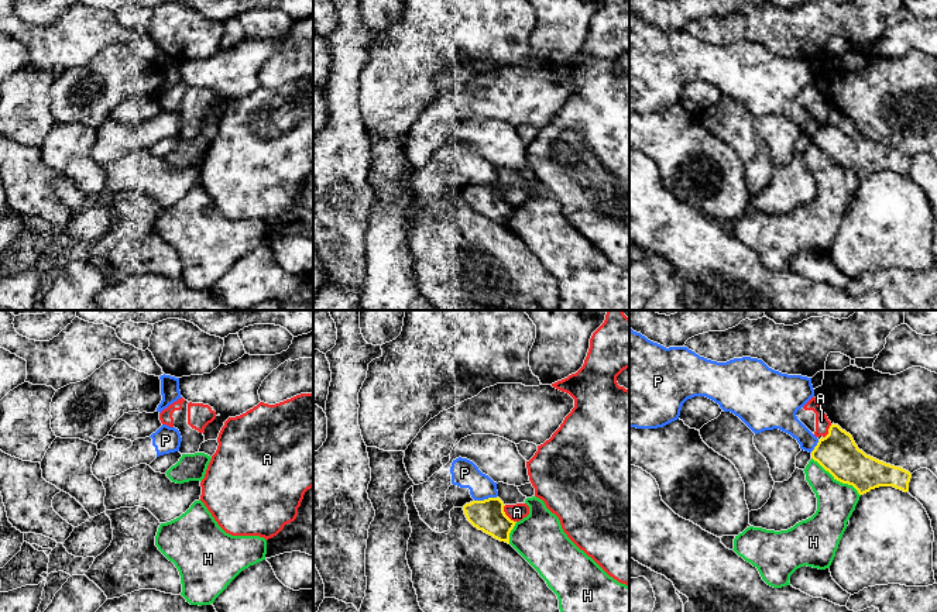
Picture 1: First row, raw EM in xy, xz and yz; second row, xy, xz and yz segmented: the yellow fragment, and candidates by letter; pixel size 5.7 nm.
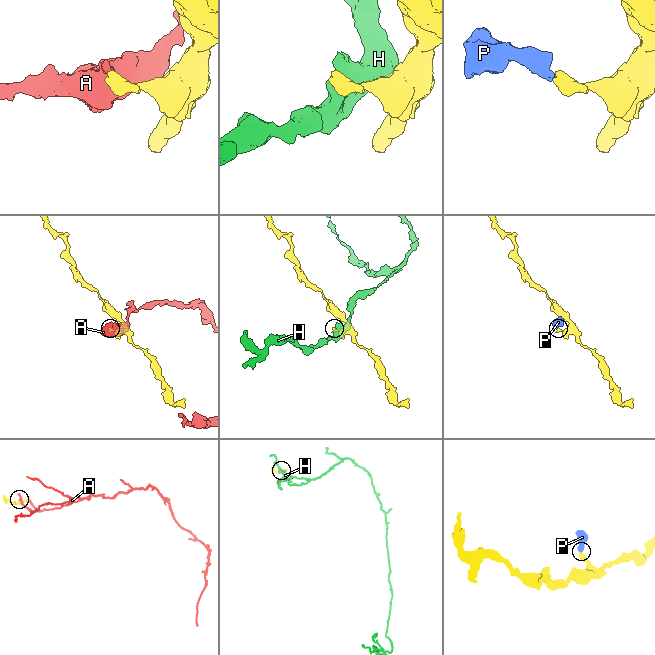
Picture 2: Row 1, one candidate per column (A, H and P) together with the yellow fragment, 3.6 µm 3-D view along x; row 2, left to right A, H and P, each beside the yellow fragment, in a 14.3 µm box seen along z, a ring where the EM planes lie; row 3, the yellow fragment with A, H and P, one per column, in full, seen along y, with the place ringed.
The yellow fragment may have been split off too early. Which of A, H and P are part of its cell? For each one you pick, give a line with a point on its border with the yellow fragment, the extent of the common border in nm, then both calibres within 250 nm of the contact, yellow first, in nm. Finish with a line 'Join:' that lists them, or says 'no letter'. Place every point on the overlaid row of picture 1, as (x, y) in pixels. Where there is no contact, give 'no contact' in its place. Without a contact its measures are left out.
Join: no letter

